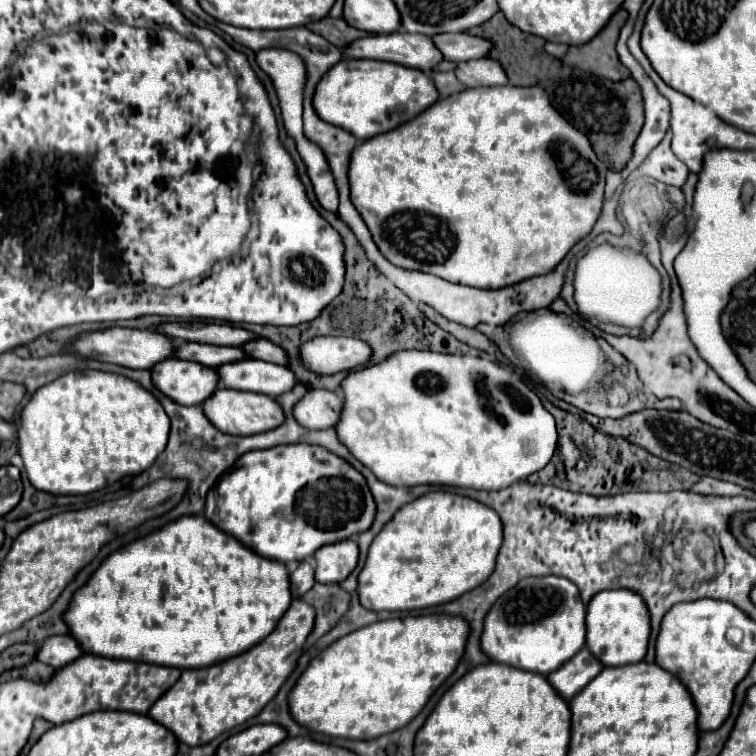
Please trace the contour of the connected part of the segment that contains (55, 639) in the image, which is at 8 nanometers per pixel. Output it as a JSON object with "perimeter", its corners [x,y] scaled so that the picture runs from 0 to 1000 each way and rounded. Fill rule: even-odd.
{"perimeter":[[[93,839],[90,841],[69,841],[50,860],[50,873],[58,878],[66,878],[71,884],[85,884],[106,868],[111,868],[111,860],[101,849],[101,844],[95,844]]]}

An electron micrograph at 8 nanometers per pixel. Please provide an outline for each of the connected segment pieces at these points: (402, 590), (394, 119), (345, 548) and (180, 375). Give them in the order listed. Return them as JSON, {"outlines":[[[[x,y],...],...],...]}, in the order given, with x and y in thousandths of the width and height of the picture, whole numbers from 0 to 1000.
{"outlines":[[[[585,648],[566,651],[532,669],[513,690],[513,696],[508,696],[508,701],[495,712],[484,738],[484,749],[474,765],[476,796],[481,804],[495,810],[556,807],[595,796],[611,788],[614,783],[635,775],[651,759],[661,722],[664,722],[664,690],[661,683],[648,669],[598,651]]],[[[455,77],[423,106],[415,124],[415,143],[426,159],[460,172],[474,185],[487,185],[545,159],[577,132],[579,119],[558,93],[521,82]]],[[[468,714],[426,722],[418,730],[418,767],[426,772],[450,772],[474,746],[474,722]]],[[[238,474],[204,484],[201,503],[206,513],[241,537],[262,537],[288,516],[283,487]]]]}

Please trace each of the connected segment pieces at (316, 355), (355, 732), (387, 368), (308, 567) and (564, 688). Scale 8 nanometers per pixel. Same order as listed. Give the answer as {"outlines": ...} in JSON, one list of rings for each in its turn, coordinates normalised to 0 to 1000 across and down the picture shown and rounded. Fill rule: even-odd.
{"outlines":[[[[421,444],[399,455],[399,476],[407,489],[418,495],[444,495],[452,489],[468,489],[484,484],[492,471],[492,460],[460,444]]],[[[595,812],[537,815],[481,828],[452,841],[410,876],[384,915],[384,942],[394,958],[434,974],[492,979],[526,966],[550,950],[582,905],[598,894],[614,865],[614,849],[619,849],[619,823]]],[[[532,463],[503,481],[460,495],[450,516],[455,519],[455,545],[444,561],[447,579],[500,635],[519,643],[587,640],[664,648],[717,622],[735,595],[735,558],[714,526],[683,495],[640,474]],[[693,585],[701,587],[701,601],[693,598]]],[[[397,743],[394,751],[384,759],[384,770],[386,770],[386,788],[399,791],[418,772],[415,749],[410,743]]],[[[772,854],[759,870],[754,870],[738,886],[728,889],[725,902],[746,926],[757,926],[783,897],[794,892],[796,884],[799,878]]]]}

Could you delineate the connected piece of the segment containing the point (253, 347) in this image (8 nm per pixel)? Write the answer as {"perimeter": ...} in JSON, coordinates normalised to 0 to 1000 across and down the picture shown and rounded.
{"perimeter":[[[352,447],[333,450],[333,452],[323,455],[320,463],[323,463],[331,474],[341,474],[341,476],[349,476],[349,479],[381,484],[381,468],[378,468],[378,463],[370,460],[368,455],[357,452],[357,450],[352,450]]]}

